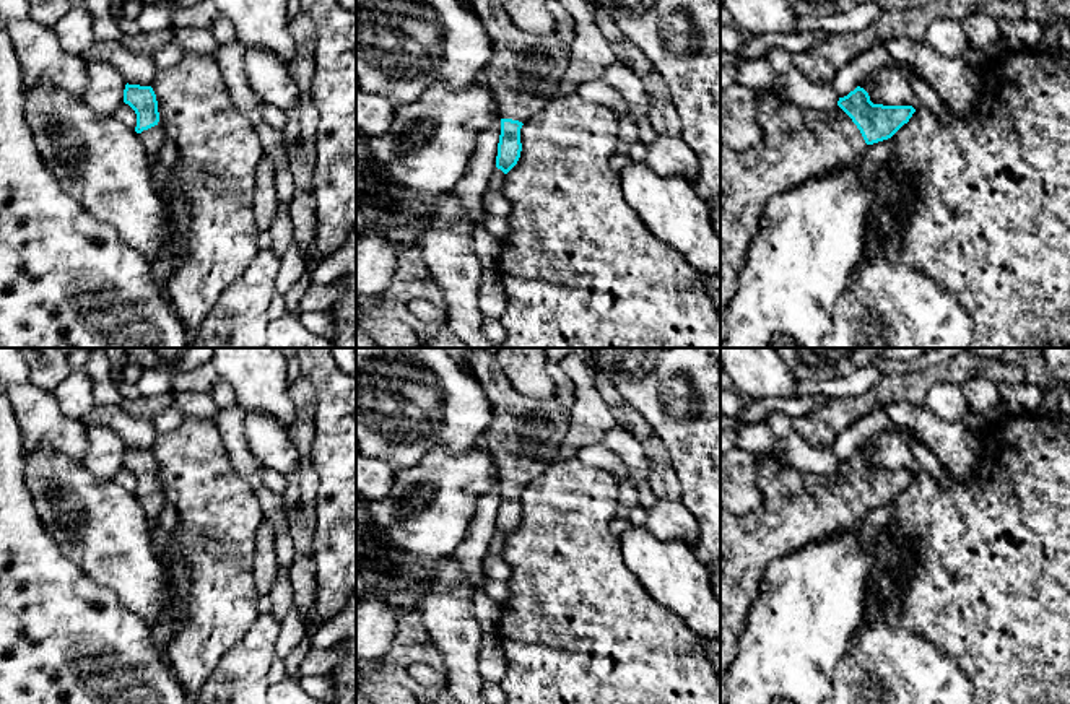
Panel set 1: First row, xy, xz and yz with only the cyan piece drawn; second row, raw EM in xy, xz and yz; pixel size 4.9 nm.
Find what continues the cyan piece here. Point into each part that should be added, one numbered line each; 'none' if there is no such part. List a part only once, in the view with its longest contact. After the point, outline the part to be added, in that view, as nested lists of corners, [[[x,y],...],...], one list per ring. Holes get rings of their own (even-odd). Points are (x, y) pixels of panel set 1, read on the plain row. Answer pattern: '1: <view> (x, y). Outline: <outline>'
1: yz (800, 508). Outline: [[[769,457],[756,473],[764,494],[758,509],[735,515],[720,506],[720,676],[735,657],[768,566],[810,543],[857,528],[868,511],[839,470],[820,475]]]

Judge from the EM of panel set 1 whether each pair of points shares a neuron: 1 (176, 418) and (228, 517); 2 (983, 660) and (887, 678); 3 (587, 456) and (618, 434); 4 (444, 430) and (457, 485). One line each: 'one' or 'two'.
1: two
2: two
3: two
4: two

